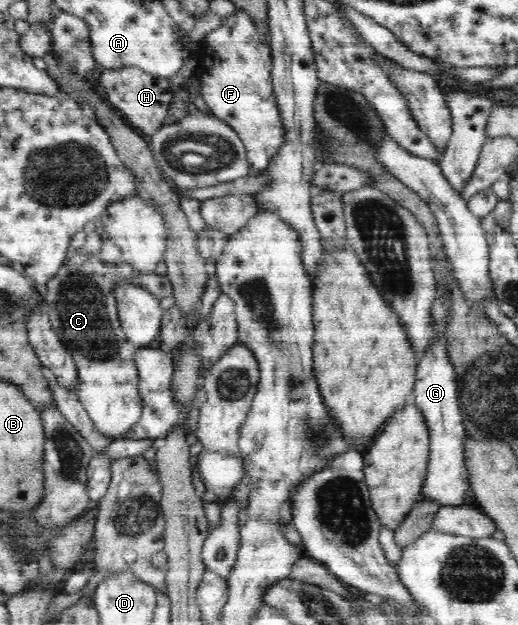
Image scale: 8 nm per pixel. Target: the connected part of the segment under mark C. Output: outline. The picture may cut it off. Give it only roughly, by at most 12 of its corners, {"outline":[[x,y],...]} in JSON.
{"outline":[[82,254],[44,298],[75,393],[108,443],[143,409],[123,283],[158,300],[168,276]]}

